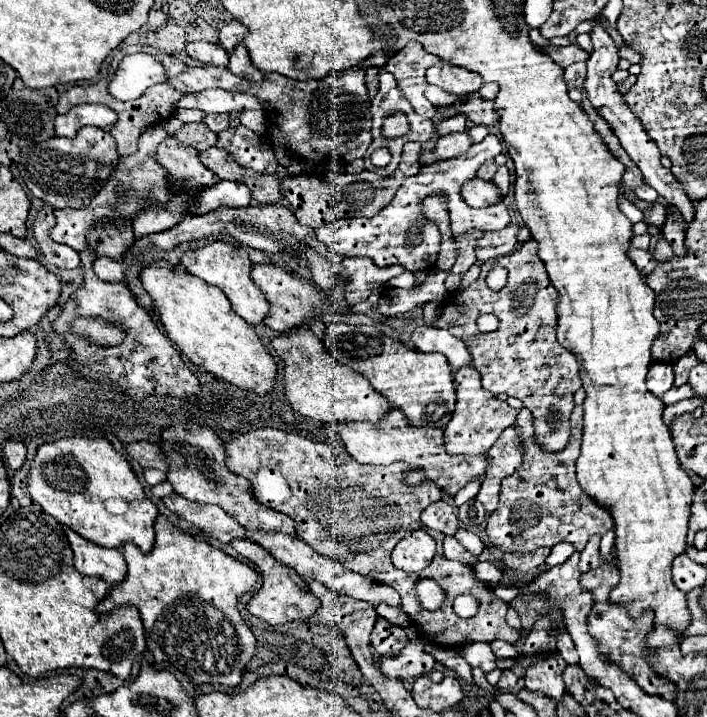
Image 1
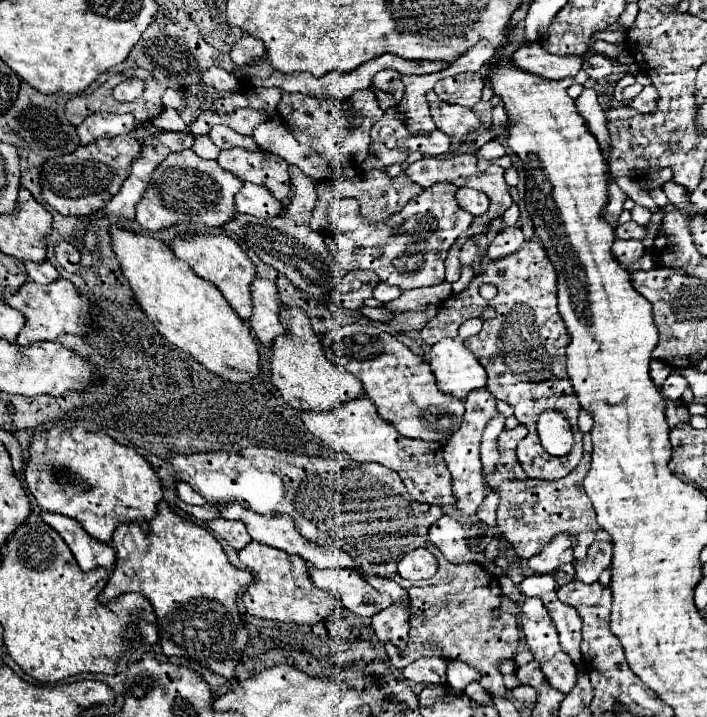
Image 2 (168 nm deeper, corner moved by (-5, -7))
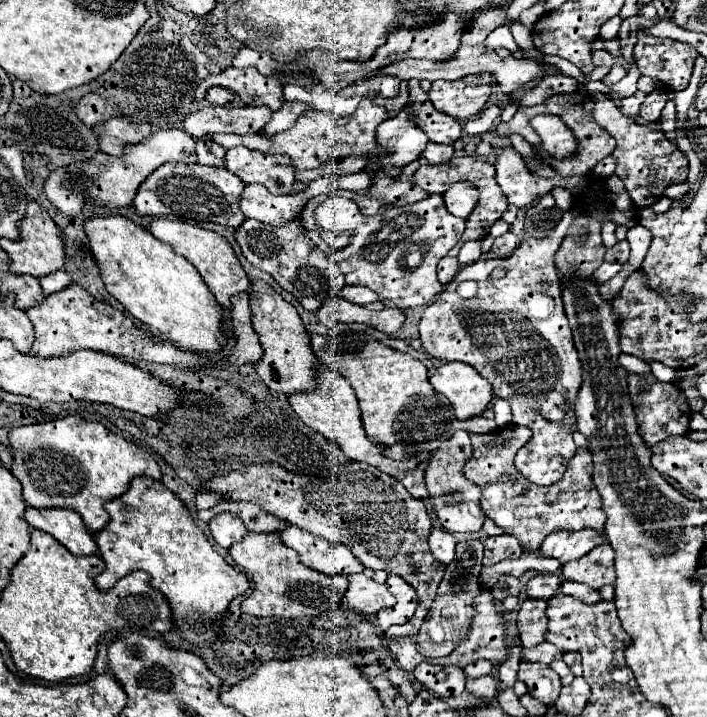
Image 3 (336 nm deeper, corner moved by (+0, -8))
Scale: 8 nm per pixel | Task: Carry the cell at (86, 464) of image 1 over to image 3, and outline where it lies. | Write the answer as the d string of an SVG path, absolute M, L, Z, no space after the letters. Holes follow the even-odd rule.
M67 415L63 419L55 419L55 421L47 421L39 425L15 427L9 431L9 445L13 449L11 473L19 479L25 501L33 507L71 507L81 515L89 533L97 533L109 523L109 515L103 507L105 501L123 495L133 477L147 475L153 479L161 479L159 465L145 449L109 431L103 423L85 421L77 415Z

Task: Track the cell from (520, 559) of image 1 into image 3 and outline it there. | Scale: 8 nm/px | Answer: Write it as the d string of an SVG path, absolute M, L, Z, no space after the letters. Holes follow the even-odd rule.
M593 529L557 531L543 541L539 553L555 557L561 561L561 565L565 565L569 561L581 559L583 555L587 555L591 549L595 549L601 543L607 543L607 537Z

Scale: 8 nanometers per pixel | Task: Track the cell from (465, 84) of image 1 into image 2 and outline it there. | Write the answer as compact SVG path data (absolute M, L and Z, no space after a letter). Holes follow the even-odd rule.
M462 72L436 82L434 92L440 96L440 100L472 108L480 102L482 88L484 88L484 78L480 72Z

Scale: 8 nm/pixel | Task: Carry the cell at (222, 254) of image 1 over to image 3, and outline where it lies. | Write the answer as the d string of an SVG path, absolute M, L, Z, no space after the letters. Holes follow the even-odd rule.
M155 219L149 225L149 231L153 237L157 237L163 243L169 243L175 253L183 255L185 259L189 259L195 269L201 273L205 285L211 289L213 297L217 299L217 303L227 309L229 307L229 297L241 291L249 289L249 279L239 263L239 259L233 253L233 247L215 231L207 231L201 227L193 227L189 223L179 223L179 221L169 221L169 219Z

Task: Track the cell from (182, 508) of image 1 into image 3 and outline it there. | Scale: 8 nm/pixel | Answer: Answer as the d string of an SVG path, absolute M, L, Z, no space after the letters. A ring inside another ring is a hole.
M219 513L207 525L211 529L215 543L225 547L225 549L231 547L233 543L239 543L247 535L243 521L233 513Z

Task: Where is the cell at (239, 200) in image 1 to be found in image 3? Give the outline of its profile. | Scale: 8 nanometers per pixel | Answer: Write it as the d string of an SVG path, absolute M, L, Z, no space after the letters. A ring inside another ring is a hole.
M321 177L311 181L307 189L293 195L271 195L263 185L247 185L241 195L241 211L267 225L281 227L293 219L297 219L309 199L321 193L331 193L333 177Z

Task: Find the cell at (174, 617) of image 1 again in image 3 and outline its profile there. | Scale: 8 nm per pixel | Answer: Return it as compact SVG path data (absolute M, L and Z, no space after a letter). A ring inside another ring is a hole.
M135 477L121 497L105 503L105 509L111 517L109 525L105 525L103 531L93 533L99 547L99 555L105 561L105 571L99 573L95 579L97 587L101 591L109 591L129 571L147 571L151 575L151 585L167 597L173 609L173 629L177 629L183 635L183 639L187 639L193 645L211 645L217 639L217 629L223 629L223 611L237 595L249 589L247 575L231 567L213 549L201 527L191 519L183 501L175 493L171 493L161 481L153 481L151 477Z

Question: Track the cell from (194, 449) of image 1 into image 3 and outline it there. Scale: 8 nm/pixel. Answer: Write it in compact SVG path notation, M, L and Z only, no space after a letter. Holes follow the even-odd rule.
M287 527L279 531L281 541L297 551L303 565L331 575L353 575L367 571L359 559L341 543L329 543L317 535L305 533L295 527Z

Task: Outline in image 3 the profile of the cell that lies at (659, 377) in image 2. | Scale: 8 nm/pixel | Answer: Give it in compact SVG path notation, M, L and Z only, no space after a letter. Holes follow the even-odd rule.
M621 353L621 355L619 355L619 363L621 363L627 371L633 371L633 373L639 373L639 375L649 375L649 373L651 373L649 365L647 365L643 359L633 357L633 355Z

